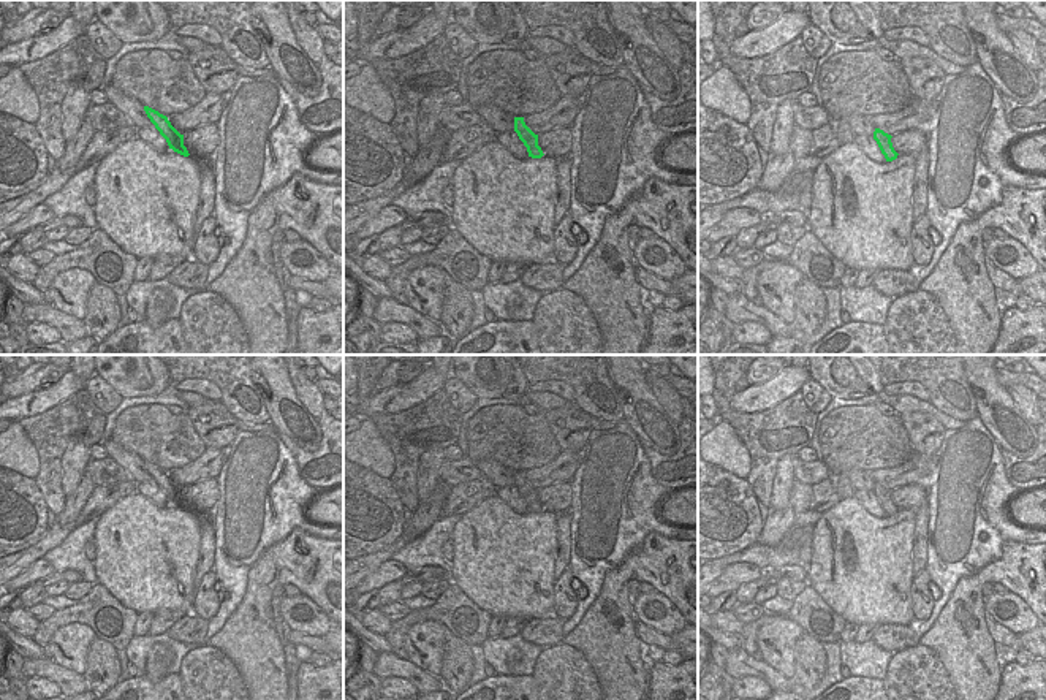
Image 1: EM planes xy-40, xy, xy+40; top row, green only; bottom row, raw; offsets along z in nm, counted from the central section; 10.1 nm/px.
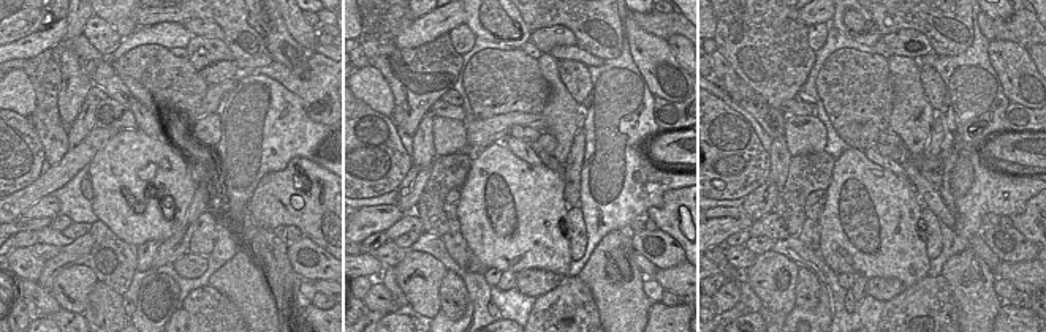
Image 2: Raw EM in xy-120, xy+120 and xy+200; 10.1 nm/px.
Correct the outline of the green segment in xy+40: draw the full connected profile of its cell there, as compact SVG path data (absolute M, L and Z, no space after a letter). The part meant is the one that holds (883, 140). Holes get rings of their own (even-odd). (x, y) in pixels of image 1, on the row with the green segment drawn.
M875 128L875 131L874 131L874 139L877 141L881 154L886 158L886 162L893 162L899 155L893 147L891 138L893 138L891 135L885 133L880 128Z

